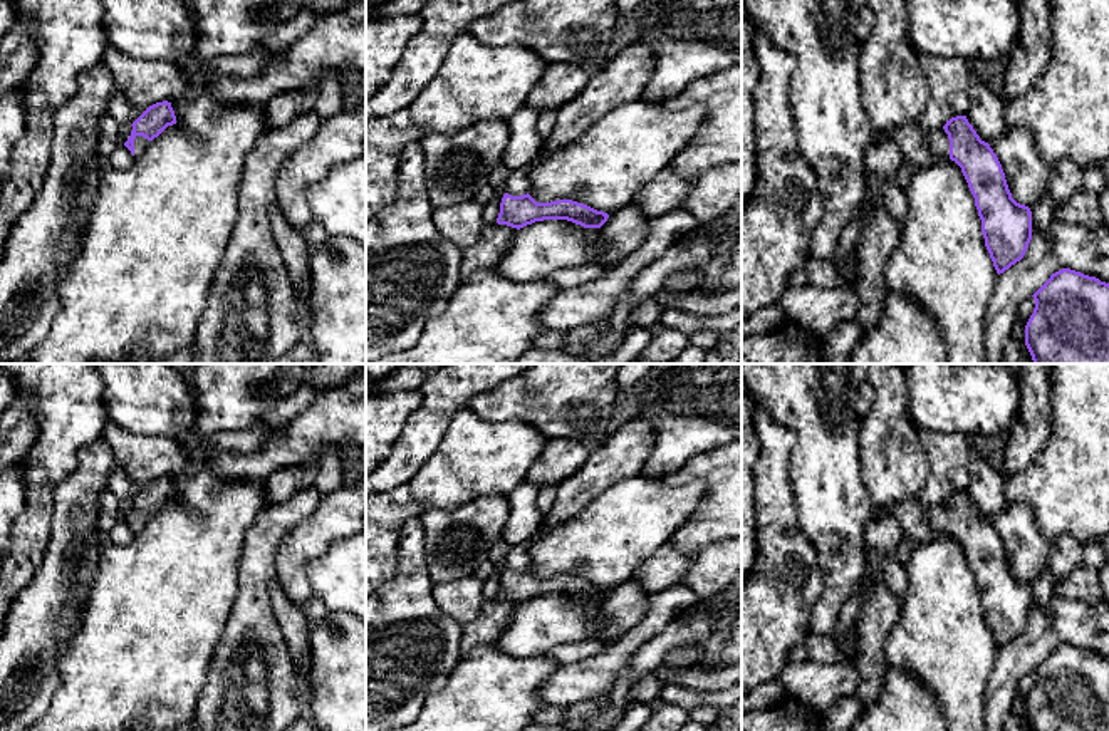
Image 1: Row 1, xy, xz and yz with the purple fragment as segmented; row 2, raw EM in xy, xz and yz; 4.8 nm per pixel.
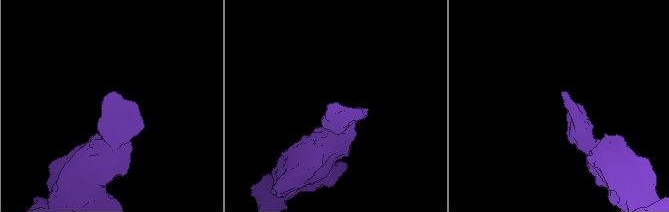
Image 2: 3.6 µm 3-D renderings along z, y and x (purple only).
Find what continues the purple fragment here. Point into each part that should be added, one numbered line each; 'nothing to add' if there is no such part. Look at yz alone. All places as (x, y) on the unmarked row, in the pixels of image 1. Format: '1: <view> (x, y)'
1: yz (937, 517)

